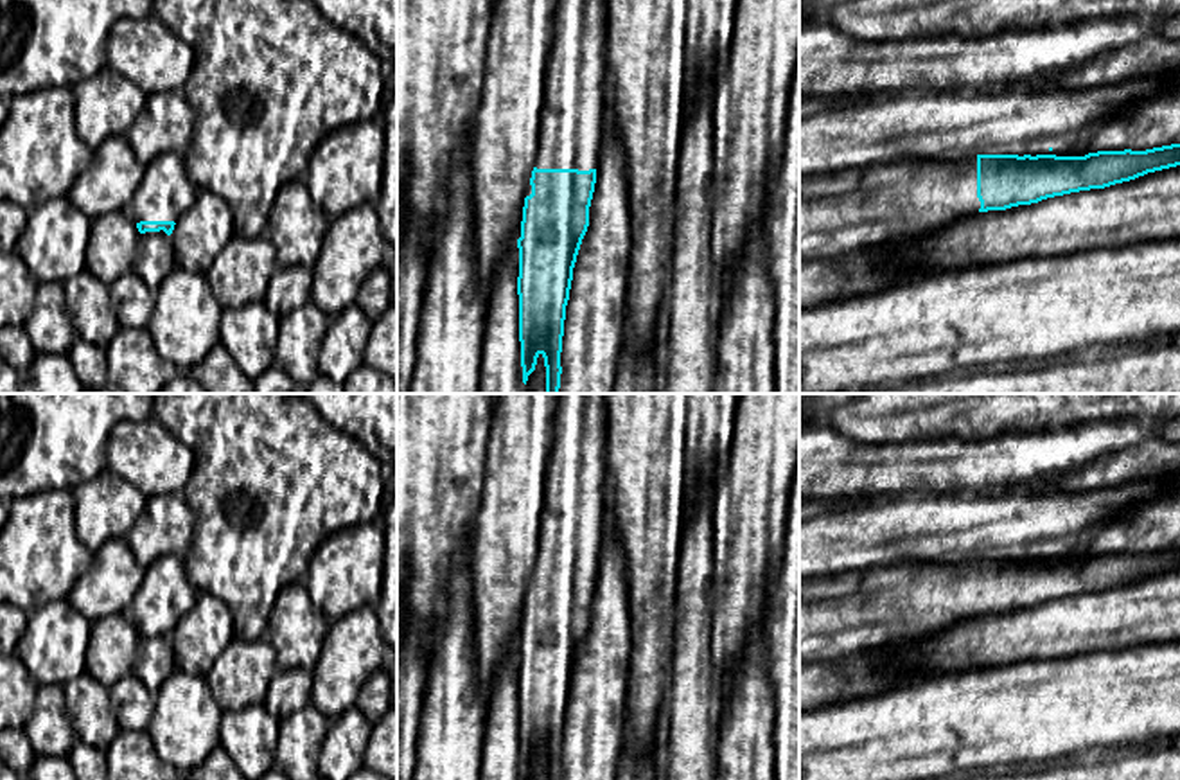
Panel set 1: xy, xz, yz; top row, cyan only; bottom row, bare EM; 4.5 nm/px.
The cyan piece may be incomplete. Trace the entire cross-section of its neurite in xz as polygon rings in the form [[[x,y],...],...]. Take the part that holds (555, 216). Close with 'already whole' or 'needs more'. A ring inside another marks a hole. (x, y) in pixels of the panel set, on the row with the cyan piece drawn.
[[[557,0],[535,165],[519,228],[523,383],[544,358],[546,394],[559,394],[573,268],[589,226],[605,120],[605,0]]] | needs more

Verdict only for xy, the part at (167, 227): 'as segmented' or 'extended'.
extended

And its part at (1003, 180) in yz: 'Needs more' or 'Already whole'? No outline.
Needs more

